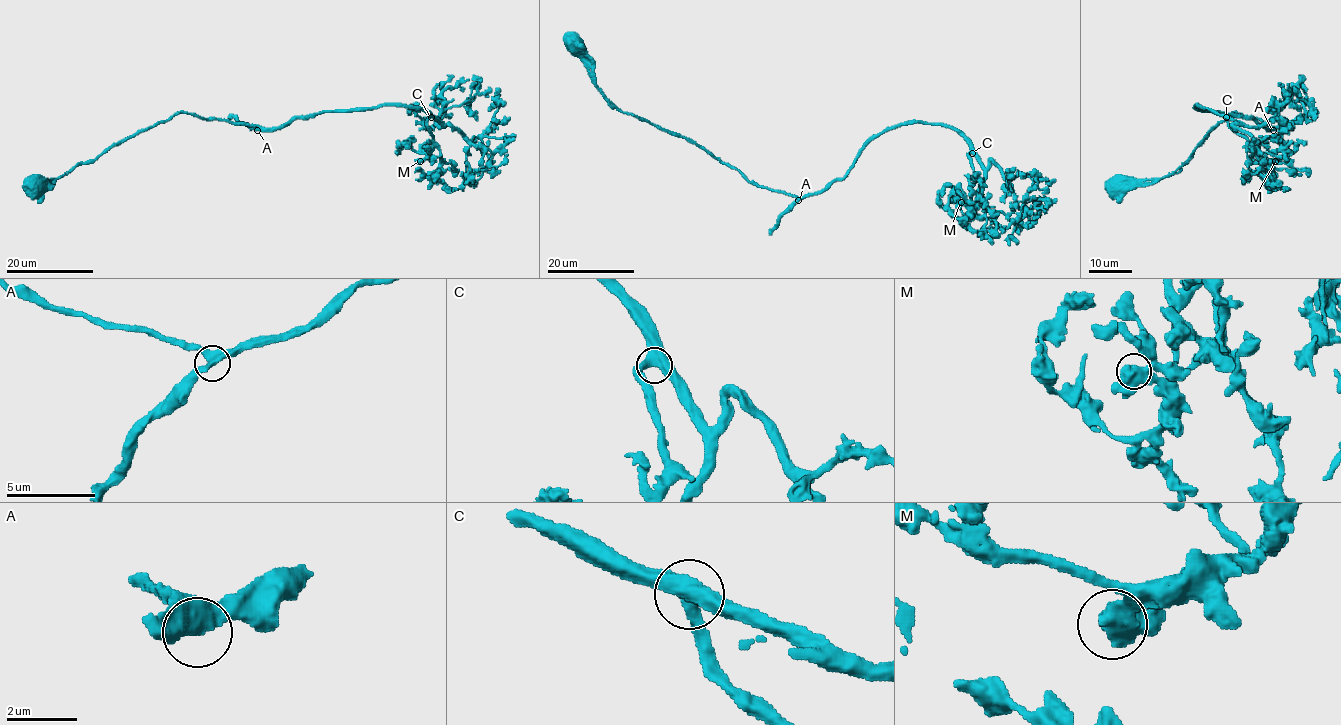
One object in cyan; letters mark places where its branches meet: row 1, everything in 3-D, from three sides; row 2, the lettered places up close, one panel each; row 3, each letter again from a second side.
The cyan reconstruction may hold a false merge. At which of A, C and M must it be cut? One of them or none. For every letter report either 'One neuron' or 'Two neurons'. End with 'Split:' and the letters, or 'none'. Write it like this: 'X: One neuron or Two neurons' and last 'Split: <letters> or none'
A: One neuron
C: One neuron
M: One neuron
Split: none

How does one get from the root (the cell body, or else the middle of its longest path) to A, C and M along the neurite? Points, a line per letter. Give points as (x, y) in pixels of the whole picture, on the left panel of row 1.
A: (35, 185), (51, 183), (77, 164), (96, 159), (112, 146), (179, 113), (254, 125), (257, 130)
C: (35, 185), (179, 113), (265, 128), (383, 105), (412, 105), (431, 117)
M: (35, 185), (179, 113), (281, 128), (327, 111), (412, 105), (430, 116), (433, 149), (420, 160)

